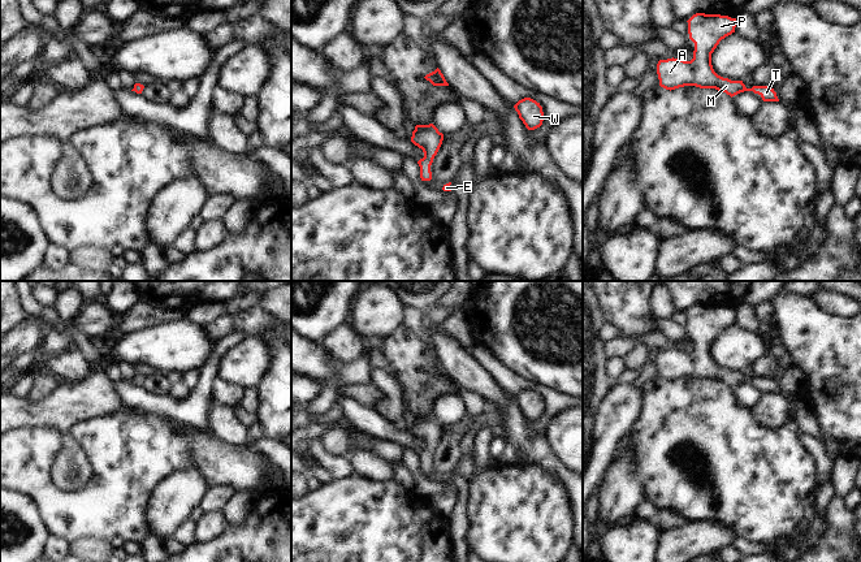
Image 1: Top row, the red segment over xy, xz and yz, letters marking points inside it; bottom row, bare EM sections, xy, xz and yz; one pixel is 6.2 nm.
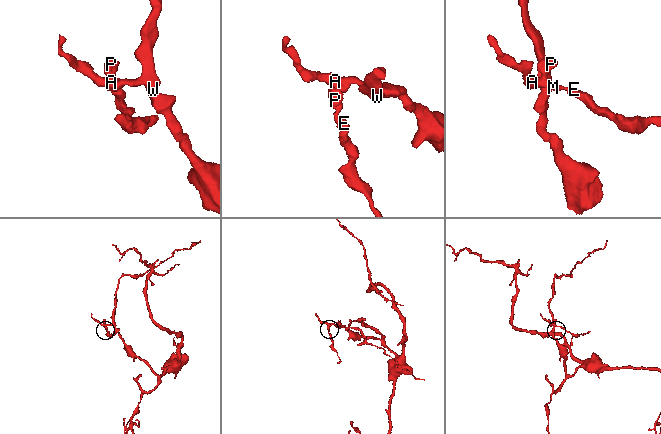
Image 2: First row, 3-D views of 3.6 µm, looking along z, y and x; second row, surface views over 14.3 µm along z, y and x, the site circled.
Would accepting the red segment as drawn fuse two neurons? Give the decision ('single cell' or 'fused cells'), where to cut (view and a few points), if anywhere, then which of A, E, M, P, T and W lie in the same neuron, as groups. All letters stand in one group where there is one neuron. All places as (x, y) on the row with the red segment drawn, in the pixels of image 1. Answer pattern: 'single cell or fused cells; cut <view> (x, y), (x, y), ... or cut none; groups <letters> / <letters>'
single cell; cut none; groups A E M P T W

